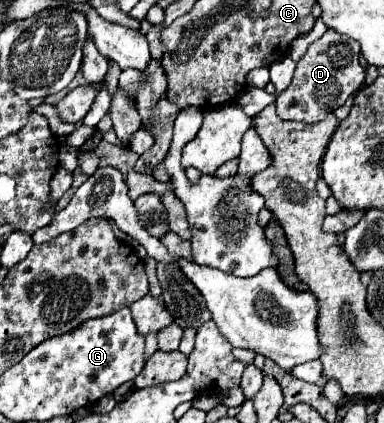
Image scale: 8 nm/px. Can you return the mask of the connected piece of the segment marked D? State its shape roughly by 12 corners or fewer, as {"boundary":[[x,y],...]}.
{"boundary":[[328,28],[278,94],[278,116],[320,122],[360,90],[358,42]]}

